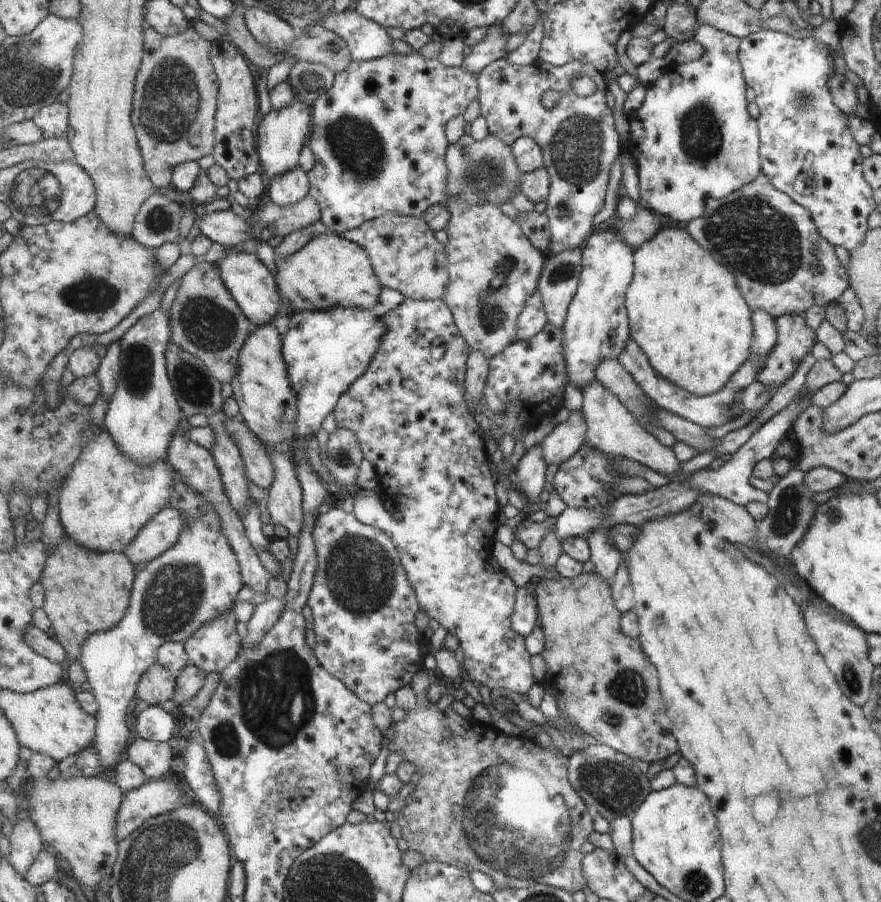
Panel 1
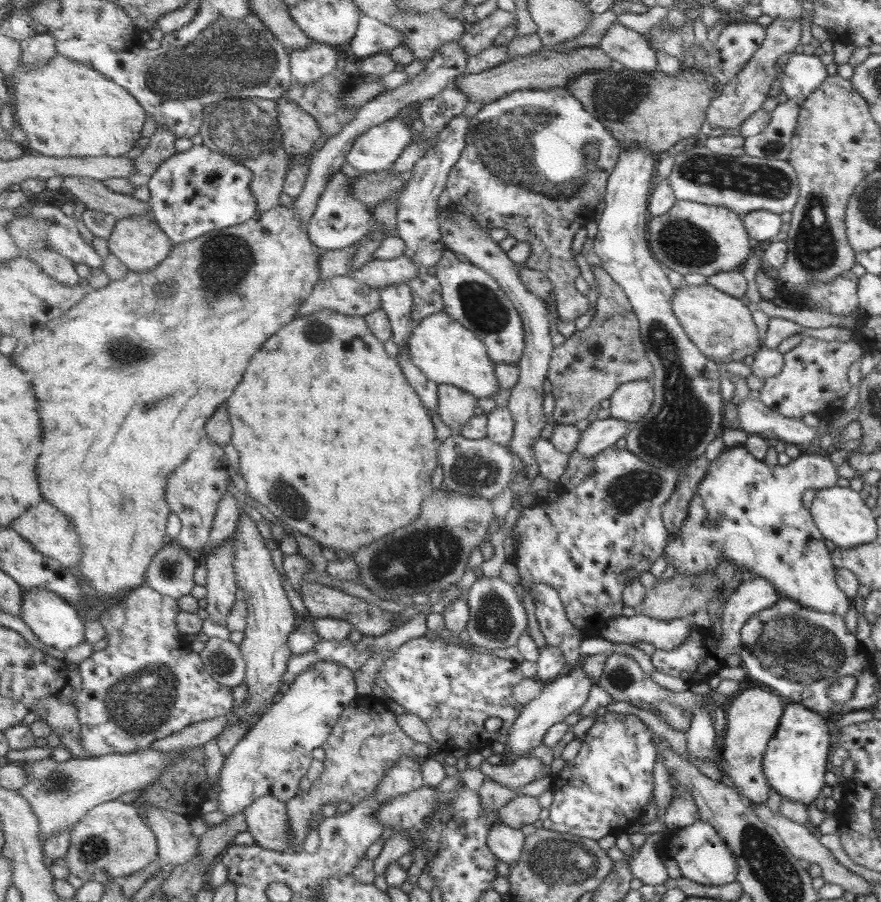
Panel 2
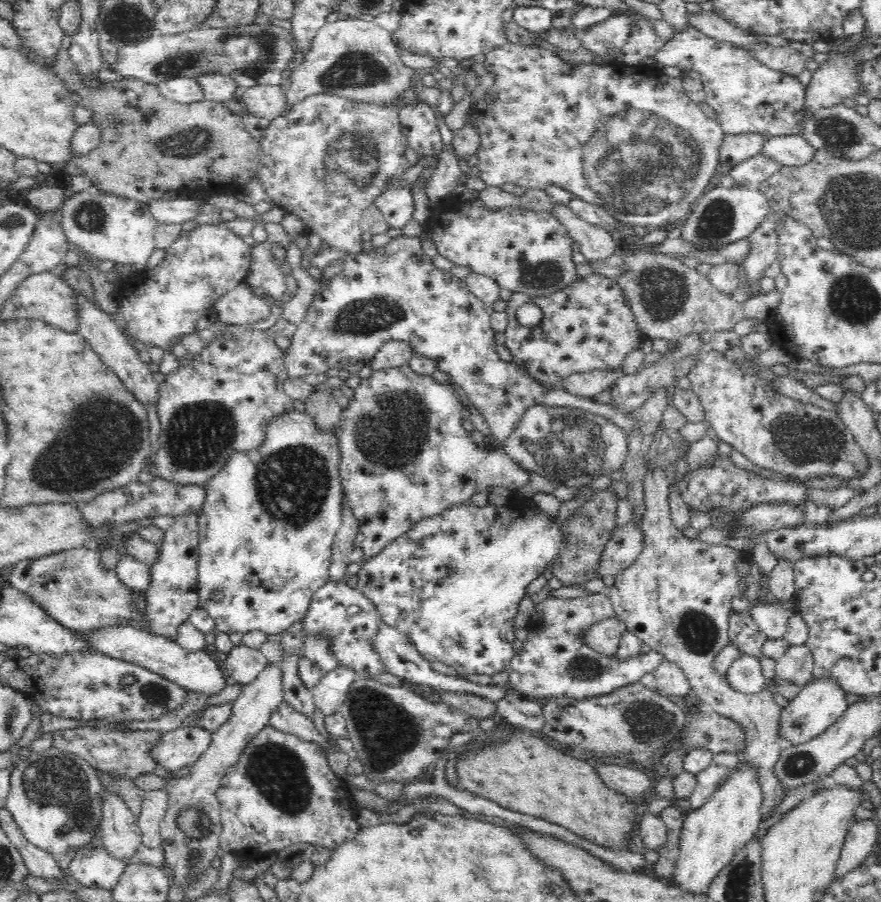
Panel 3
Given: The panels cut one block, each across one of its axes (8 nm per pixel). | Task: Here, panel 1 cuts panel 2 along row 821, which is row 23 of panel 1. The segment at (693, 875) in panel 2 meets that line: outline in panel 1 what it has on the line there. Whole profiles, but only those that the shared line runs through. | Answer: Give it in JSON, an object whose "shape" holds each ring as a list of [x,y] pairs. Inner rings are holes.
{"shape":[[[695,18],[694,32],[696,34],[694,39],[703,46],[703,54],[698,59],[689,63],[670,67],[665,75],[655,81],[655,84],[650,83],[646,86],[646,96],[641,107],[639,107],[636,112],[637,118],[628,118],[630,124],[629,141],[633,144],[631,155],[636,160],[639,178],[639,206],[645,208],[645,210],[653,210],[655,214],[667,216],[677,222],[687,222],[687,224],[694,221],[696,218],[701,218],[703,216],[703,213],[706,212],[707,200],[719,200],[720,198],[726,197],[735,190],[739,190],[743,186],[750,184],[751,180],[757,178],[757,174],[760,172],[758,151],[759,141],[756,120],[747,116],[747,110],[745,110],[747,102],[745,102],[745,98],[743,98],[746,82],[743,82],[744,78],[741,78],[742,67],[741,63],[738,61],[739,39],[725,34],[724,32],[709,26],[709,24],[703,24],[703,22],[699,22],[697,18]]]}

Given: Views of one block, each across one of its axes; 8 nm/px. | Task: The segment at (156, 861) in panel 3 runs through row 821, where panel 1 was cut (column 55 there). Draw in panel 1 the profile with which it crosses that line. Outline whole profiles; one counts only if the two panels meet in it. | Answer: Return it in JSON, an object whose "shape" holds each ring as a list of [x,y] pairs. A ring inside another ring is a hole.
{"shape":[[[55,100],[39,110],[32,119],[45,135],[45,139],[64,137],[69,130],[69,106],[67,103]]]}

